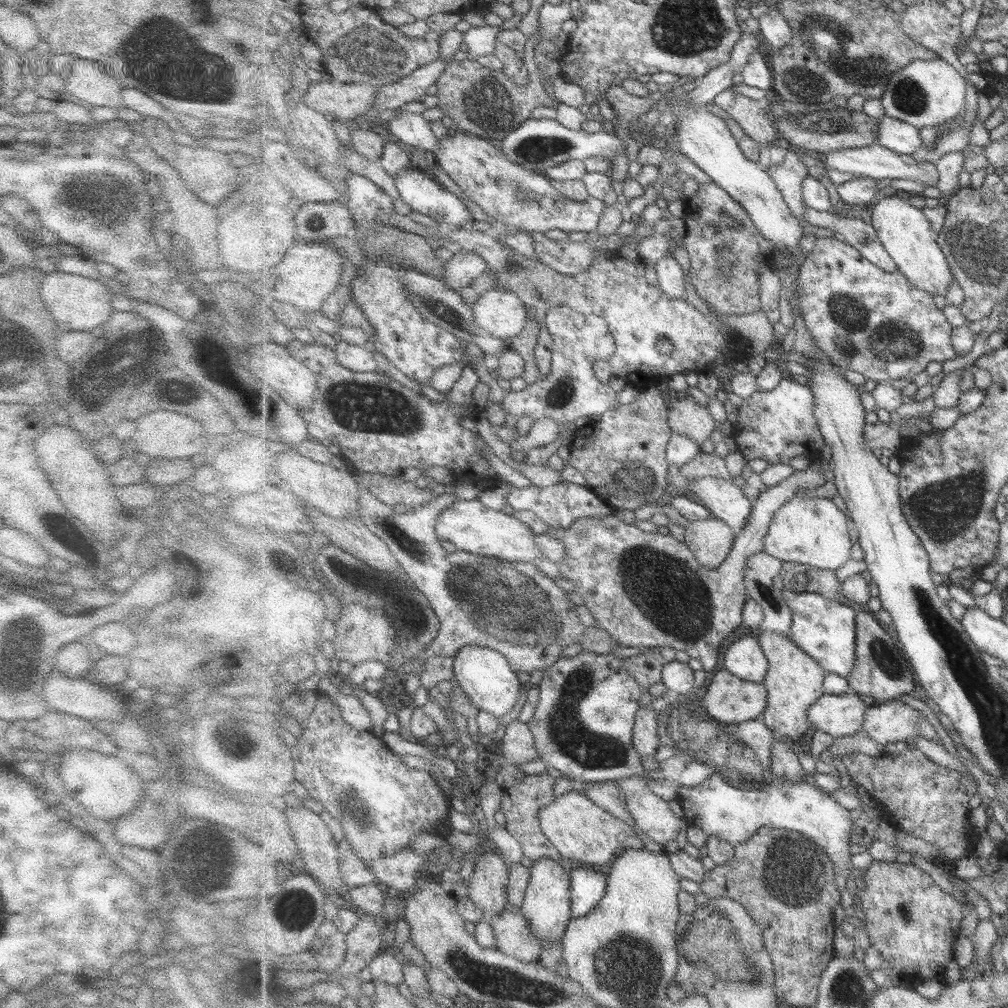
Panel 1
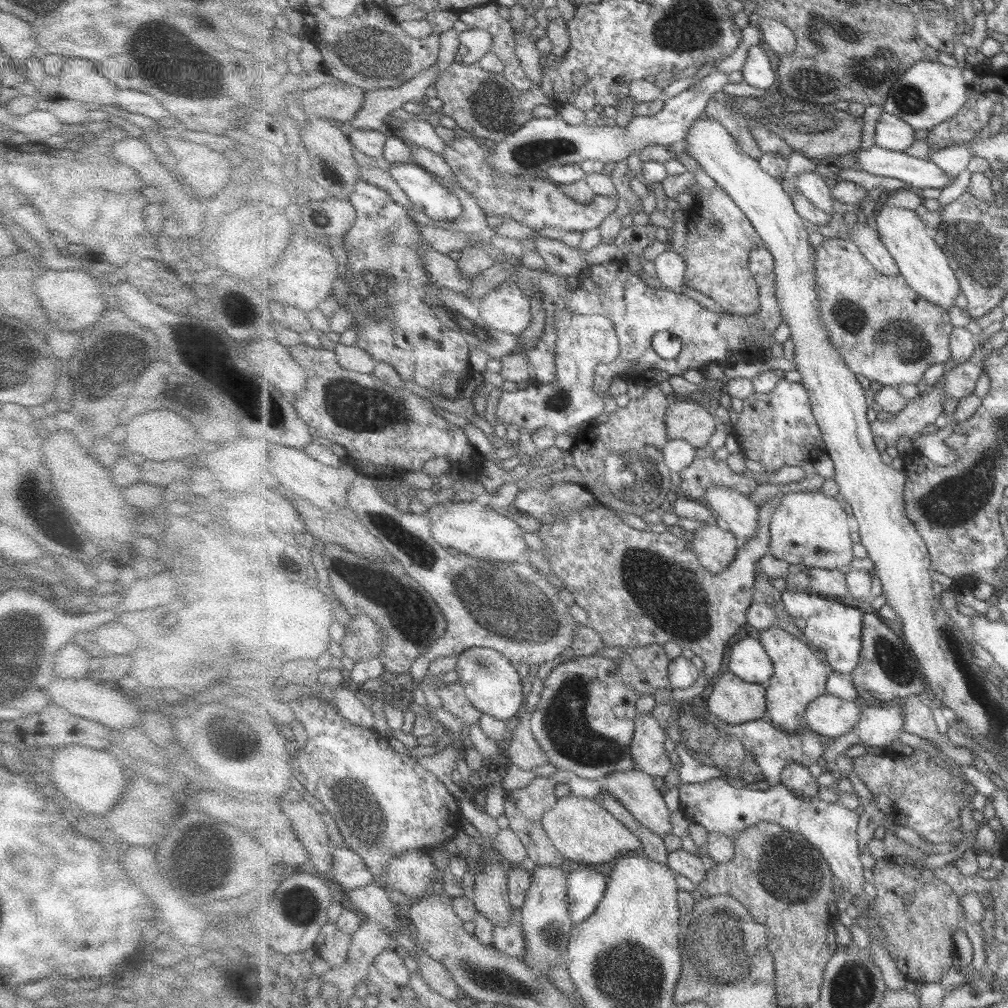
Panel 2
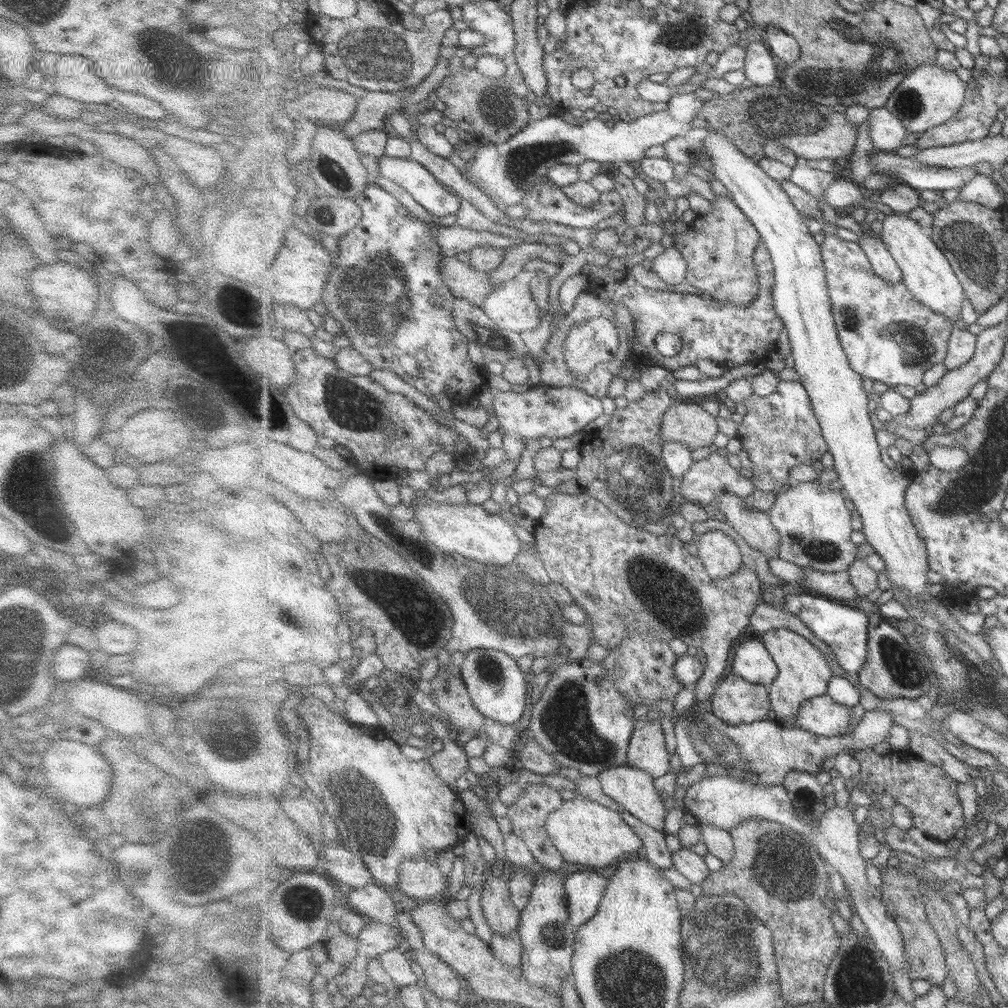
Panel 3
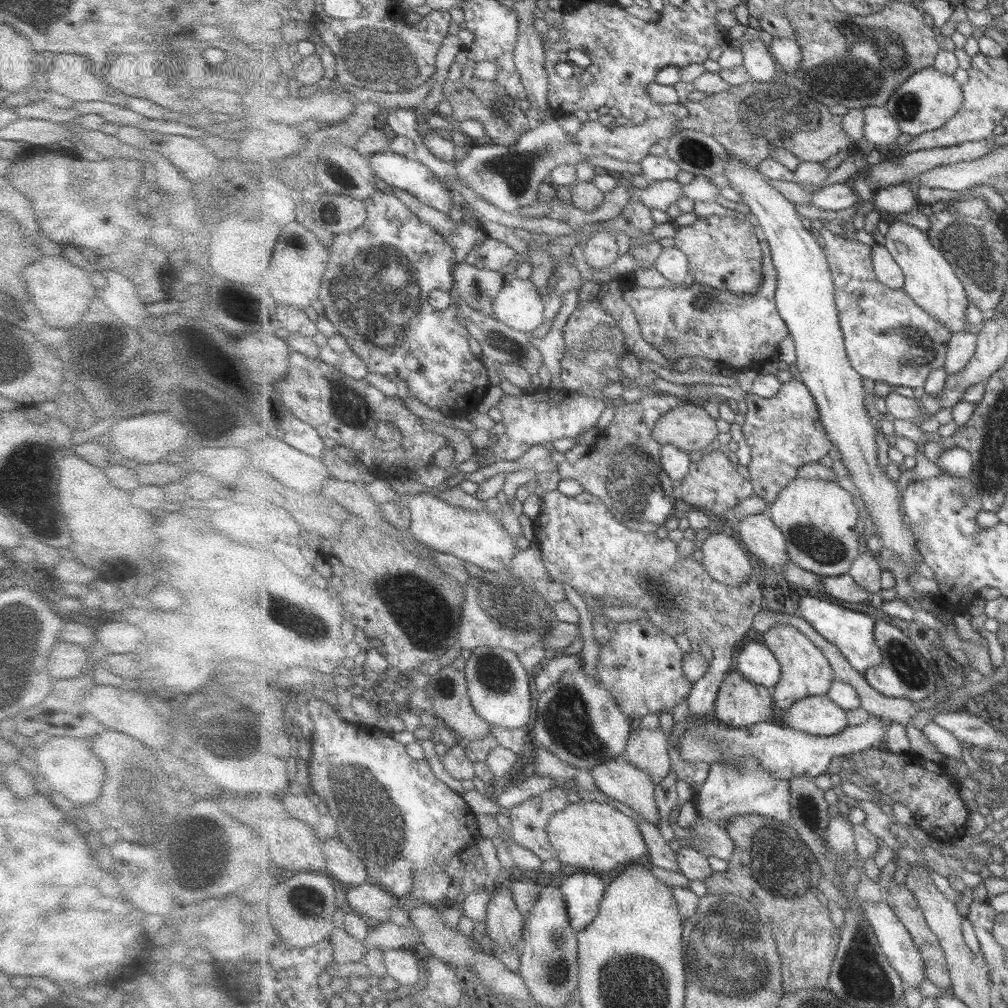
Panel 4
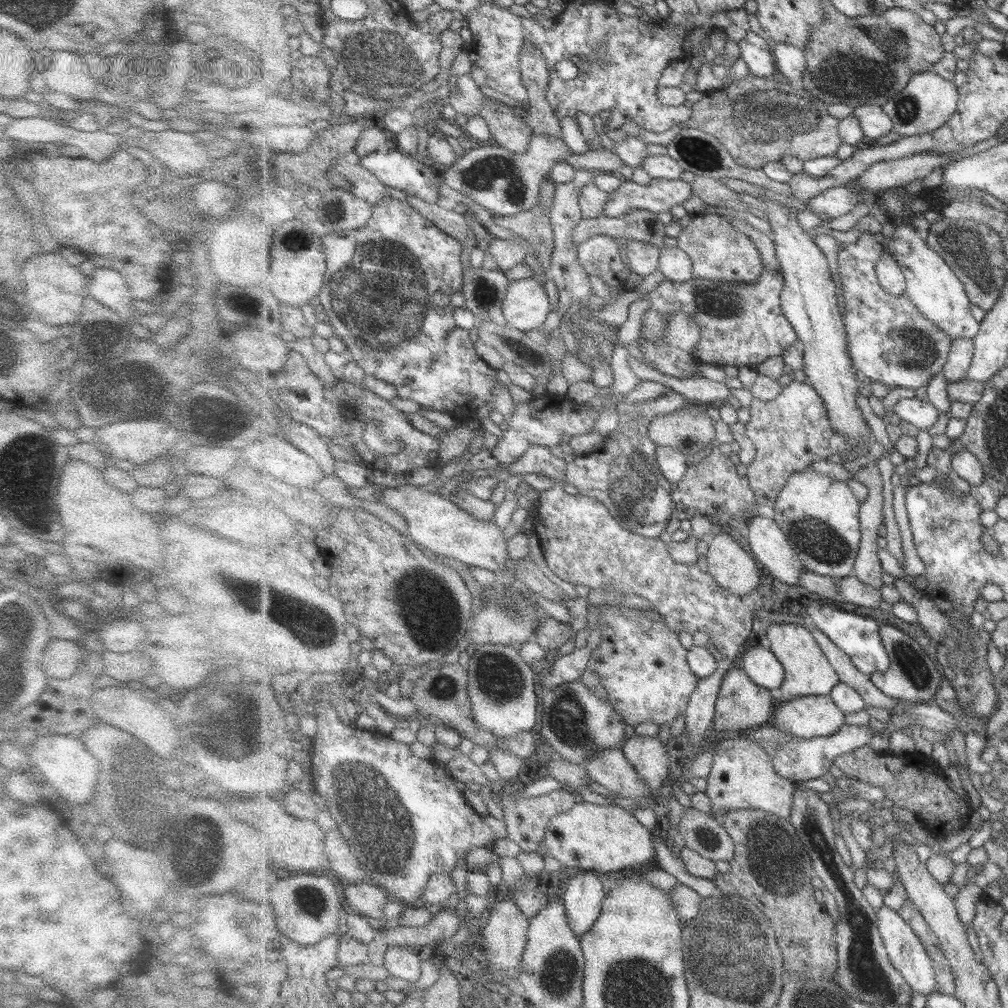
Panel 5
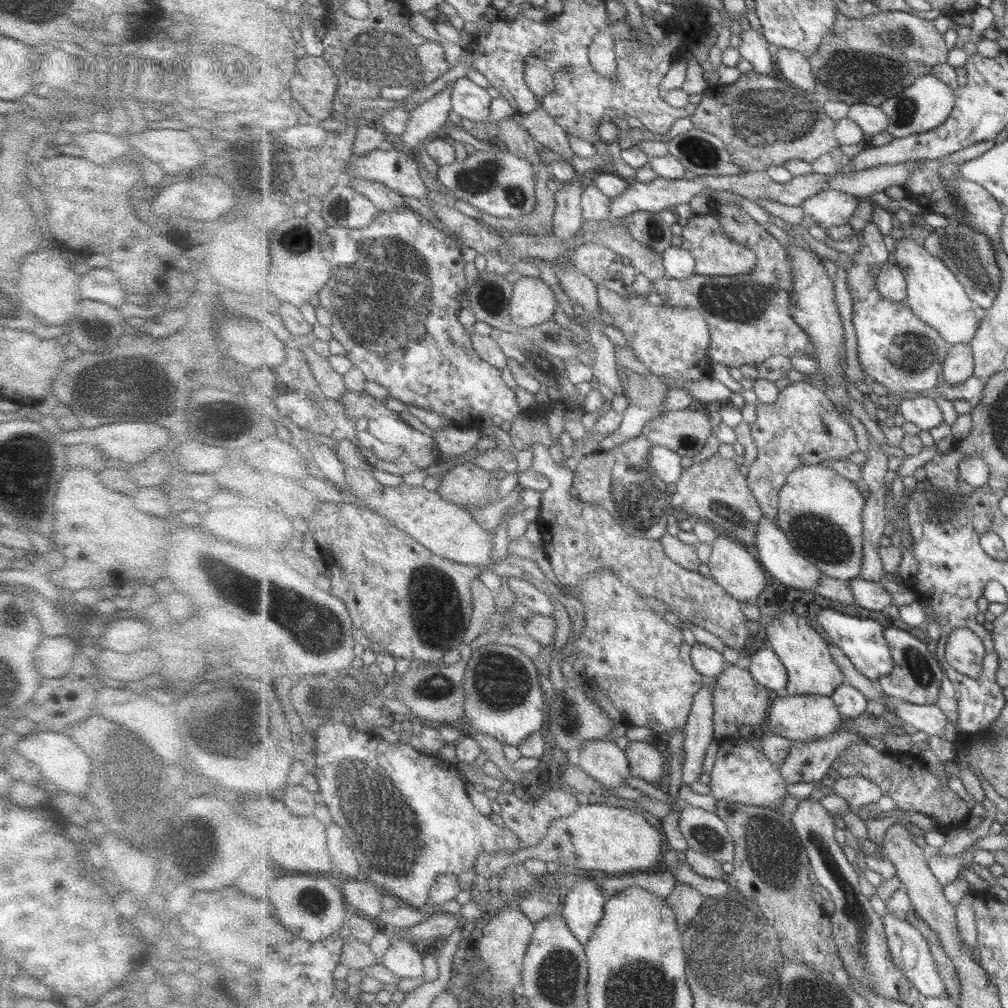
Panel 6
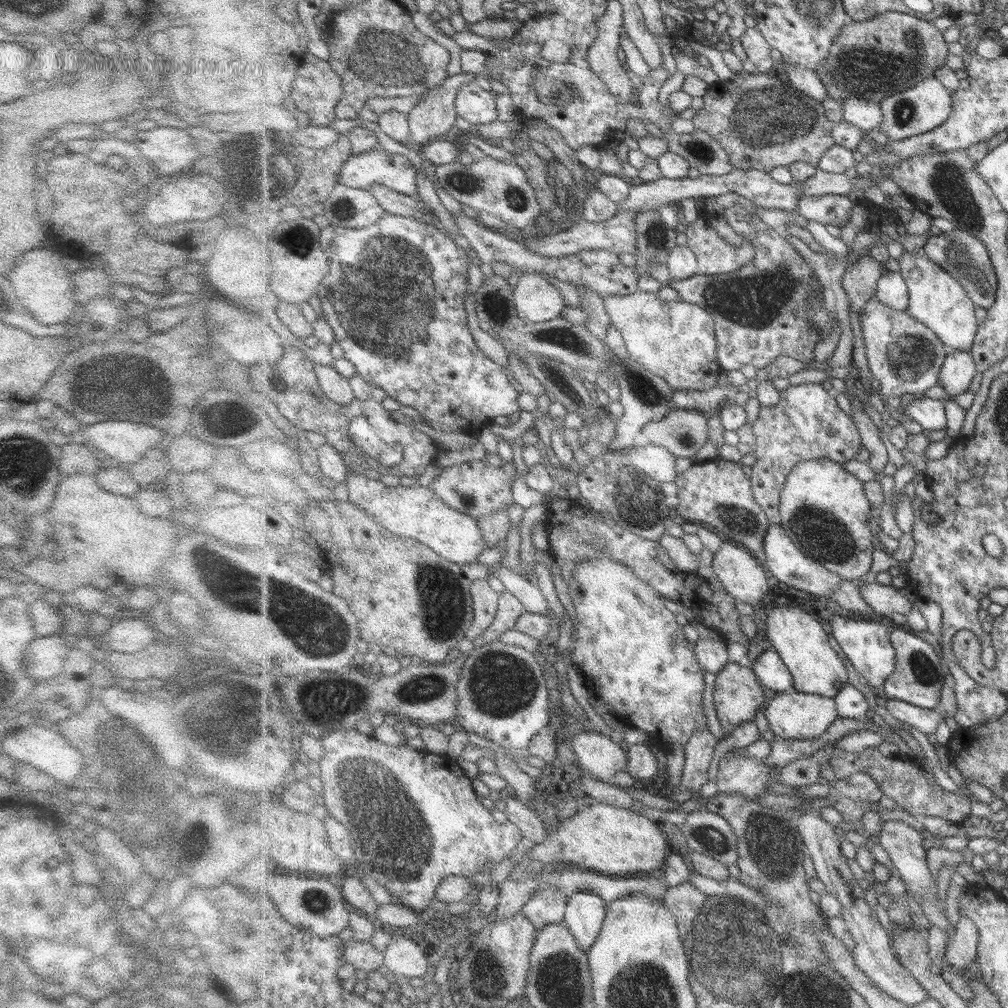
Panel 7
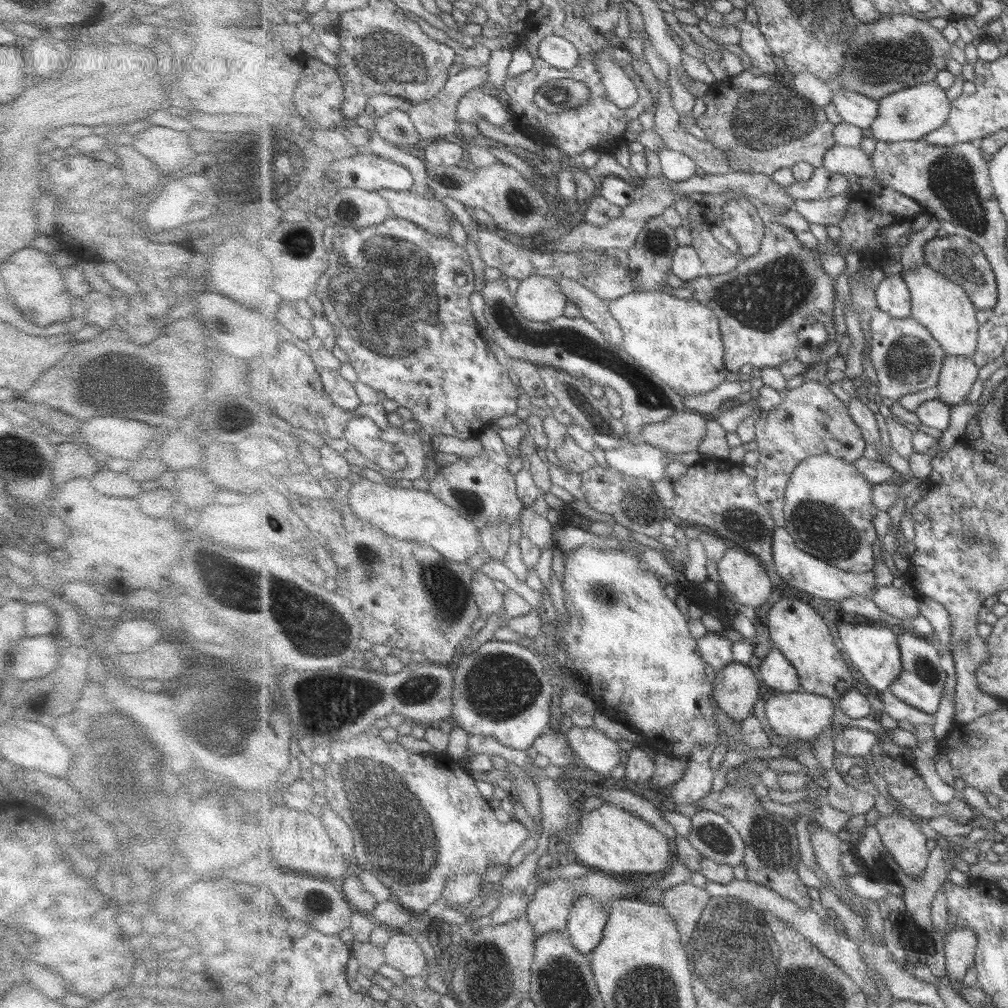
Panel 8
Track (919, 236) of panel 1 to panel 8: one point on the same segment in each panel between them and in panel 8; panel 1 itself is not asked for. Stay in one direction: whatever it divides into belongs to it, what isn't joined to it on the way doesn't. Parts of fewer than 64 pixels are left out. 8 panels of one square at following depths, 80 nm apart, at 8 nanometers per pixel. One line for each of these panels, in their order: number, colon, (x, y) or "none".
2: (923, 264)
3: (927, 273)
4: (930, 281)
5: (934, 288)
6: (934, 294)
7: (936, 299)
8: (942, 306)

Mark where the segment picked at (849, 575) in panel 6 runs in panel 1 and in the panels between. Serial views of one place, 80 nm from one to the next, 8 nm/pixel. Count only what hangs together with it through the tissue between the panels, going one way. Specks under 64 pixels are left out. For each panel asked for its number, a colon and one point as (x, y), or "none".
1: (810, 531)
2: (810, 528)
3: (813, 519)
4: (818, 518)
5: (820, 515)

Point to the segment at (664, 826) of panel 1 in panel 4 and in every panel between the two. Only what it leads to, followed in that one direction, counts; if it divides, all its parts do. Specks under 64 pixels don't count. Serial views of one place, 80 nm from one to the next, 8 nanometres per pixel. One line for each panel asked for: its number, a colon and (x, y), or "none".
2: (636, 790)
3: (634, 790)
4: (618, 779)

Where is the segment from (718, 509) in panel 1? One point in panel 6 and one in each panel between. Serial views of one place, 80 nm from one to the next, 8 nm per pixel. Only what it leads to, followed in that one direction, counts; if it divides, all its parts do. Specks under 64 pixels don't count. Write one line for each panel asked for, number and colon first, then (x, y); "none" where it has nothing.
2: (735, 510)
3: (755, 527)
4: (760, 536)
5: (767, 542)
6: (783, 562)

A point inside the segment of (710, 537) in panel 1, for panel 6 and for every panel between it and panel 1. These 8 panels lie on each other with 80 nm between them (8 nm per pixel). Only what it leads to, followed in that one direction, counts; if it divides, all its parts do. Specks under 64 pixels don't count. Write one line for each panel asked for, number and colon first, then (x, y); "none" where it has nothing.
2: (716, 547)
3: (721, 557)
4: (724, 558)
5: (729, 561)
6: (737, 569)

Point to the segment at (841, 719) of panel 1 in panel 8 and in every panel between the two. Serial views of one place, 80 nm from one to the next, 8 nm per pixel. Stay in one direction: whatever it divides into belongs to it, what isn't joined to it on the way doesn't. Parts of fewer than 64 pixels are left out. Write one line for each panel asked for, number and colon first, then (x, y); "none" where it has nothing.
2: (829, 716)
3: (821, 715)
4: (820, 716)
5: (807, 717)
6: (801, 718)
7: (794, 715)
8: (799, 715)

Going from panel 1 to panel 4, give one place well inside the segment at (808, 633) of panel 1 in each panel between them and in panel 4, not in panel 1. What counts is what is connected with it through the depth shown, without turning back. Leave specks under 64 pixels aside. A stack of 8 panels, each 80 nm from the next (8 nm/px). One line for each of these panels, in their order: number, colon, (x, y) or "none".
2: (836, 627)
3: (845, 629)
4: (854, 633)

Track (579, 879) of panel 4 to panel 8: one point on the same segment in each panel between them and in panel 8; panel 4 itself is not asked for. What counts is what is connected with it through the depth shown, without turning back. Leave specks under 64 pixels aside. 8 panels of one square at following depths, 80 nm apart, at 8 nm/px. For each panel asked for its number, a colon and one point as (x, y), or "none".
5: (584, 897)
6: (584, 904)
7: (585, 916)
8: (587, 922)

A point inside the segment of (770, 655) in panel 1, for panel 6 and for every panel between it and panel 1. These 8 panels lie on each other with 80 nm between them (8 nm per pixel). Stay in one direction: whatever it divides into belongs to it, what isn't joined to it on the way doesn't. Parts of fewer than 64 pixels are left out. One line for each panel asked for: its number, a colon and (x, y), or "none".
2: (800, 676)
3: (804, 674)
4: (806, 672)
5: (808, 672)
6: (812, 669)

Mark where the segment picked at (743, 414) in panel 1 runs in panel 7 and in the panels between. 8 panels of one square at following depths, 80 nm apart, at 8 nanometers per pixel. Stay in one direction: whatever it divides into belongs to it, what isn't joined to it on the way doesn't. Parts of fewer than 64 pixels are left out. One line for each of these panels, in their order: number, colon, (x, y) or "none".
2: (778, 429)
3: (781, 431)
4: (785, 432)
5: (792, 432)
6: (803, 427)
7: (807, 423)

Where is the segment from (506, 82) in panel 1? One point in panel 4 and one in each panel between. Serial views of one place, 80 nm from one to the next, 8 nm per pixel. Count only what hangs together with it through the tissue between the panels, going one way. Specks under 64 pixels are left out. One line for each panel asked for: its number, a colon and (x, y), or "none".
2: (487, 105)
3: (488, 104)
4: (505, 123)

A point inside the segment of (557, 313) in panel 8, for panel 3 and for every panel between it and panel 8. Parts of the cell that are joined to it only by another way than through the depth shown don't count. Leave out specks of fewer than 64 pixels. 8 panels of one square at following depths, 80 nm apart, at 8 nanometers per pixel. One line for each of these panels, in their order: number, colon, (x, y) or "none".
3: (511, 306)
4: (520, 306)
5: (526, 307)
6: (533, 303)
7: (536, 300)

